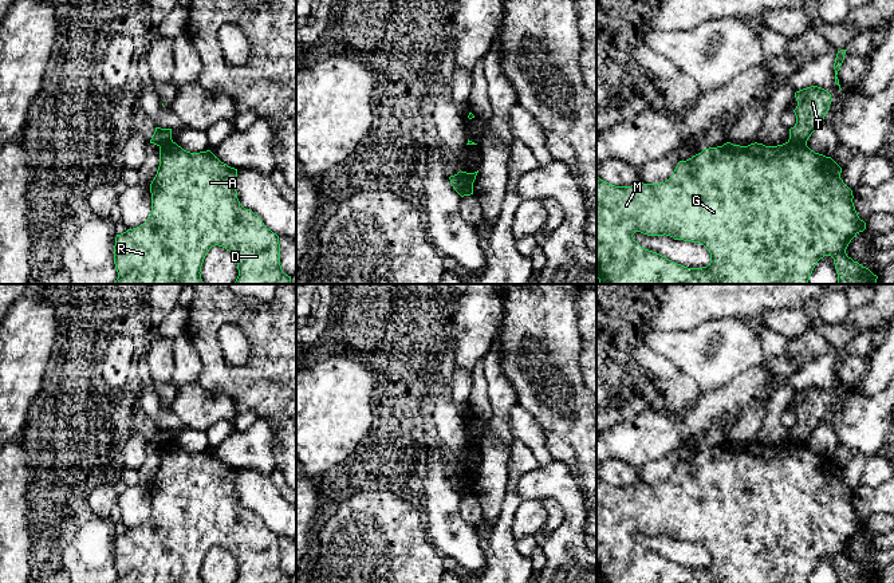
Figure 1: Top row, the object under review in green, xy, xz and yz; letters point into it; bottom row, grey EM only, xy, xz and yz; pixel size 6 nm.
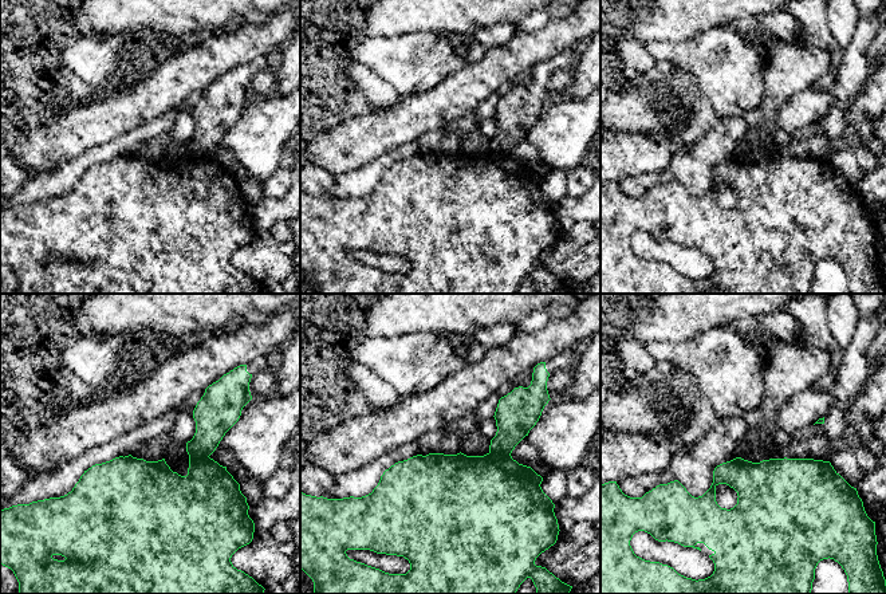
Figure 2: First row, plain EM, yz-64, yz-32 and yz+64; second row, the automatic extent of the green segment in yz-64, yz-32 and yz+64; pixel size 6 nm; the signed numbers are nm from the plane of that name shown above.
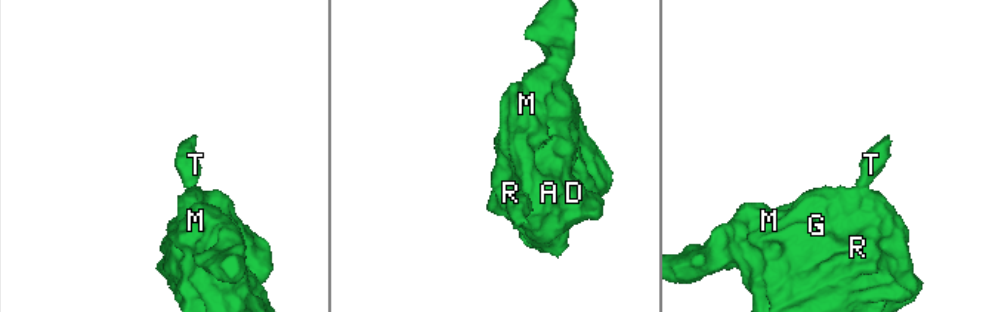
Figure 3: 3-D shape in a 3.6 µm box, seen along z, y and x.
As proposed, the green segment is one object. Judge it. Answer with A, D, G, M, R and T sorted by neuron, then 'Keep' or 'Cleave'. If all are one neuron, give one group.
Groups: A D G M R / T. Cleave

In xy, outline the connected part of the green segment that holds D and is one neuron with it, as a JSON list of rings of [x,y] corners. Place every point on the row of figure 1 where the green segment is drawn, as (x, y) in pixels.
[[[176,142],[161,146],[159,166],[150,184],[151,213],[139,226],[117,235],[114,264],[118,279],[113,284],[204,284],[201,267],[214,245],[229,251],[237,261],[239,276],[233,284],[291,284],[291,276],[280,265],[279,236],[240,204],[236,178],[237,169],[221,162],[210,150],[190,153]]]

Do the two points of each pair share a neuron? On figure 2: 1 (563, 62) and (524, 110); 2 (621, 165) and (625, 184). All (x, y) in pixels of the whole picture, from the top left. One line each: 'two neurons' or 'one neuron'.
1: one neuron
2: two neurons

